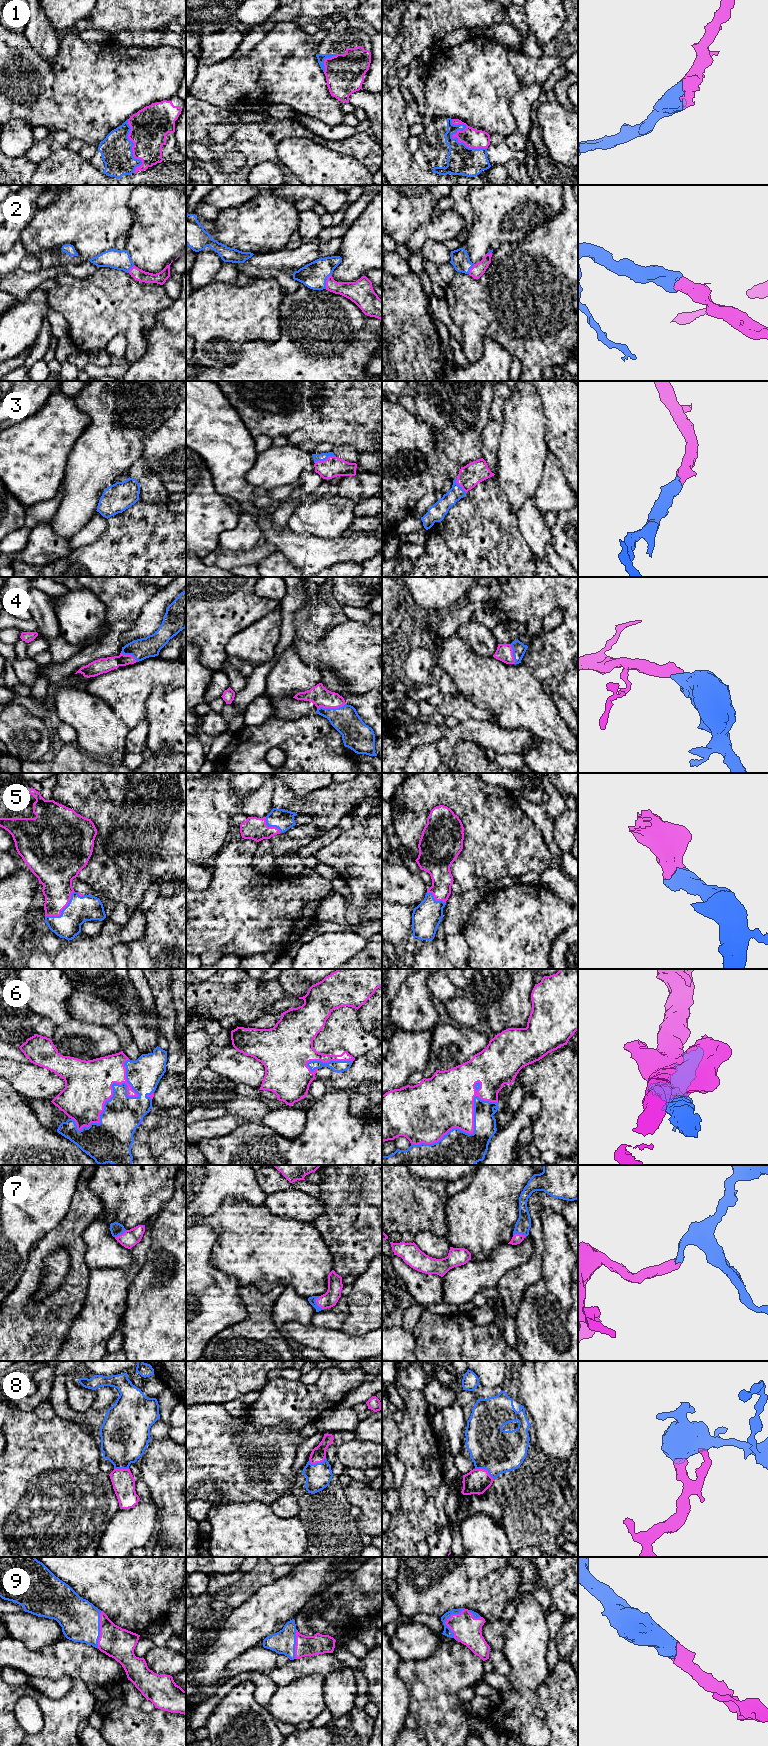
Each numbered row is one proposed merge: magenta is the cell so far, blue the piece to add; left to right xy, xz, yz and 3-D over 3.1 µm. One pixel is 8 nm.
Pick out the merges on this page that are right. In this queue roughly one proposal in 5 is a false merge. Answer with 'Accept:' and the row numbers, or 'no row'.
Accept: 1, 2, 3, 4, 5, 7, 8, 9

